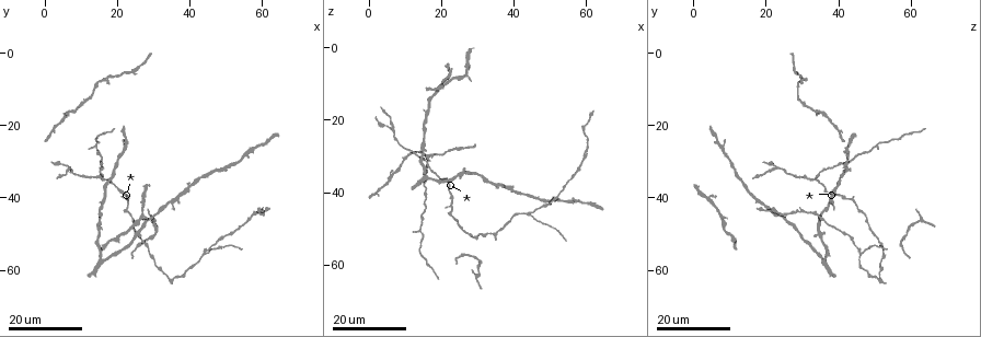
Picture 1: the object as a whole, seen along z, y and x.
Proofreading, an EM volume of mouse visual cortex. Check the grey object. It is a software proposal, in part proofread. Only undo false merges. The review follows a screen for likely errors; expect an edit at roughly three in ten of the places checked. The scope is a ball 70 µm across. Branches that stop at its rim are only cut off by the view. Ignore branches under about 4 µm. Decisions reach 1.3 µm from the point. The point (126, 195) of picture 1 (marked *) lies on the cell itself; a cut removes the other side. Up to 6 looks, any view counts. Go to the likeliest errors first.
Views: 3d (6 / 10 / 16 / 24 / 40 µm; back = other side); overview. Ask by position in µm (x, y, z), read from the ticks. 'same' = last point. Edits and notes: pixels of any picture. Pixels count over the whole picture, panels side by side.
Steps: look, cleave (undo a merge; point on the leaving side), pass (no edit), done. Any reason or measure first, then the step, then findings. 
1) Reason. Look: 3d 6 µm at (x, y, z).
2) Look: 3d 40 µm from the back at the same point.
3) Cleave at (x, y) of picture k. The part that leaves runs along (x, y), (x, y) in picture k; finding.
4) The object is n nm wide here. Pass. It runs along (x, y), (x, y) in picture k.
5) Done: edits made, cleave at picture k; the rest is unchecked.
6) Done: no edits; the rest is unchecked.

Two arms in line, one across. Look: 3d 24 µm at (44.0, 55.5, 46.0).

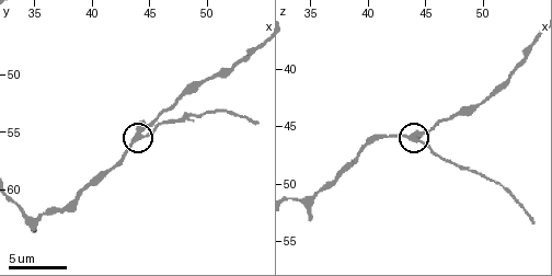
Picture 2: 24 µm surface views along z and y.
Zoom in. Look: 3d 6 µm at (44.4, 55.2, 46.4).

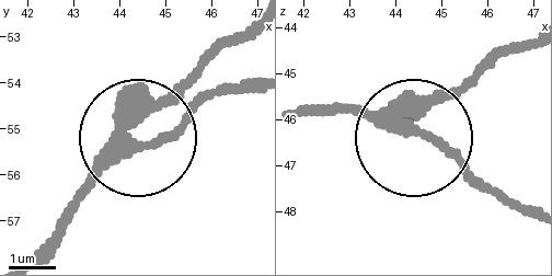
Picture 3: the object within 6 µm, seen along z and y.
The object is 250 nm wide here. Cleave at (171, 133) of picture 3. A second cell is stuck on.

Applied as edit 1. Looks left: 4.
Look: 3d 16 µm at (26.0, 53.0, 57.5).

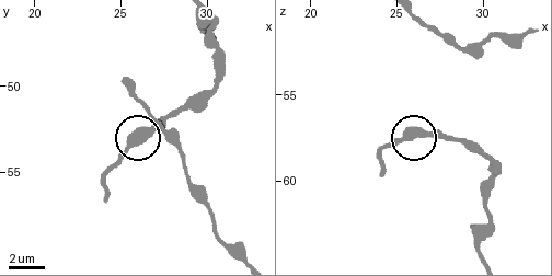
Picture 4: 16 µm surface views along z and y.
Look: 3d 6 µm at (26.4, 52.7, 57.1).

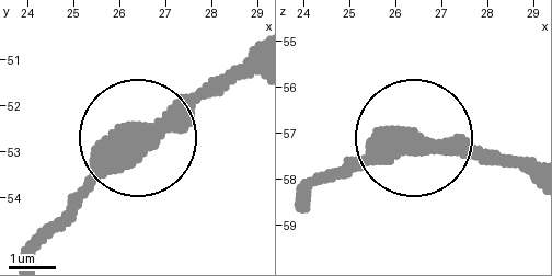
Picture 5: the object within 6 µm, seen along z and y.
The object is 500 nm wide here. Pass. One cell here.

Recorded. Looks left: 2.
A fork. Look: 3d 16 µm at (28.5, 46.5, 34.0).

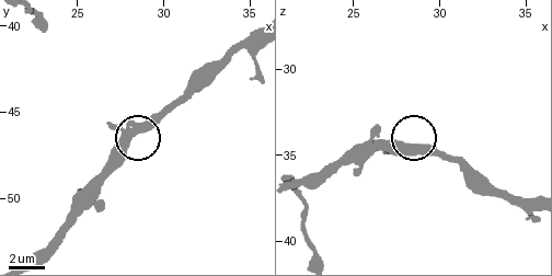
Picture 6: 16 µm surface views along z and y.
Look: 3d 6 µm at (27.9, 46.4, 34.4).

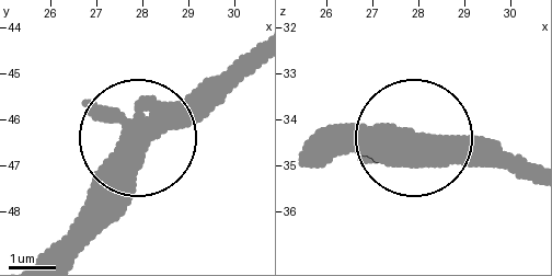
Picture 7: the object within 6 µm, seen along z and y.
3 arms meet here. Pass. All the same cell.

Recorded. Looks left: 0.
Done: edits made, cleave at picture 3; the rest is unchecked.

